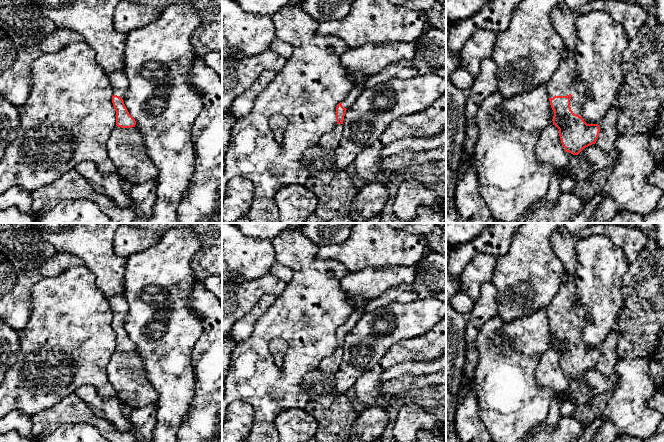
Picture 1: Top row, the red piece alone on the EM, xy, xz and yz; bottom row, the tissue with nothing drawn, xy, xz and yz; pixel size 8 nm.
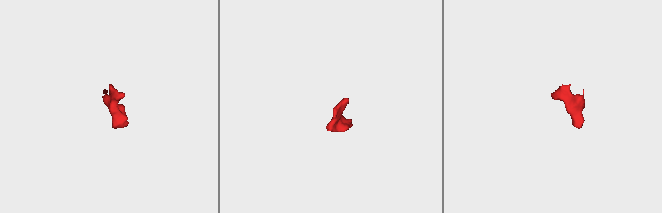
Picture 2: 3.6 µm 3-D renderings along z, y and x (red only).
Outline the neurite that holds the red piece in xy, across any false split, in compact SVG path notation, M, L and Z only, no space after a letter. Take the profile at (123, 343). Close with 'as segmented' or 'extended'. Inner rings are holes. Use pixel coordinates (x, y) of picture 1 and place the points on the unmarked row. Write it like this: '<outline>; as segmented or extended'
M124 295L114 296L110 300L110 305L113 312L112 327L116 335L116 350L121 352L135 351L136 345L129 338L123 325L124 319L129 310Z; extended

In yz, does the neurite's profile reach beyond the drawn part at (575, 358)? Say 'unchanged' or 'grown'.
grown

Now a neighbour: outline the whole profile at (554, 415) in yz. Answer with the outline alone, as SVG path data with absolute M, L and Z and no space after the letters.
M555 397L551 401L548 416L545 420L544 426L549 430L553 430L558 426L558 423L561 419L561 405L563 402L563 398L561 397Z

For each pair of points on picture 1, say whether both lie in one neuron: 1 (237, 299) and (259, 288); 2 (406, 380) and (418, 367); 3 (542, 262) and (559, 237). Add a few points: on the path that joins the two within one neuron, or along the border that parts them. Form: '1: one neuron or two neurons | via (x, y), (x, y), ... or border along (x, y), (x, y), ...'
1: one neuron | via (242, 296), (254, 289)
2: two neurons | border along (434, 372), (428, 375), (400, 375), (388, 380)
3: two neurons | border along (551, 233), (552, 249), (563, 267)

